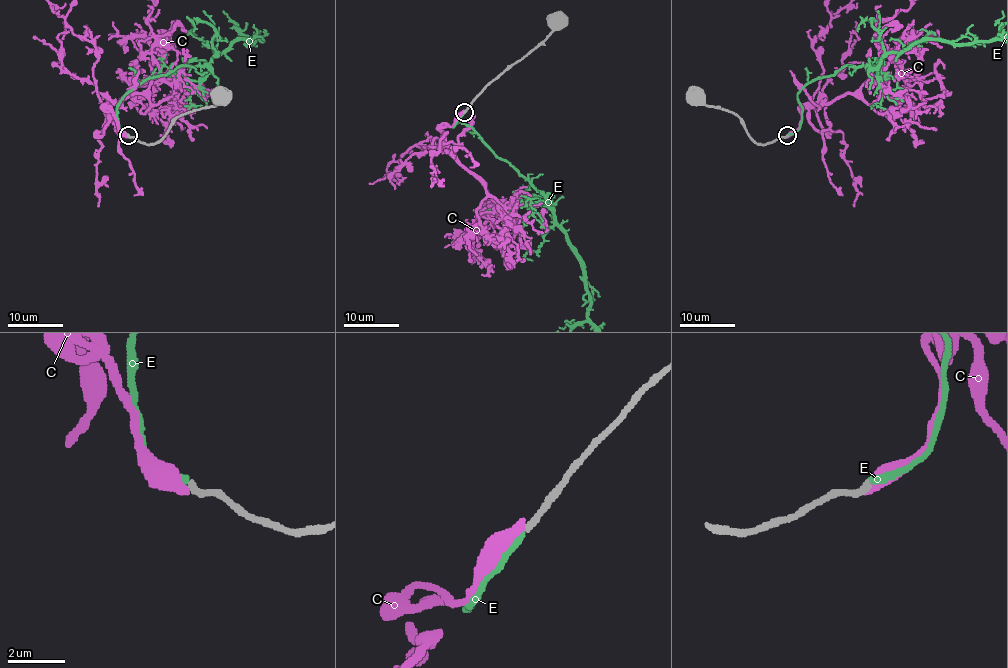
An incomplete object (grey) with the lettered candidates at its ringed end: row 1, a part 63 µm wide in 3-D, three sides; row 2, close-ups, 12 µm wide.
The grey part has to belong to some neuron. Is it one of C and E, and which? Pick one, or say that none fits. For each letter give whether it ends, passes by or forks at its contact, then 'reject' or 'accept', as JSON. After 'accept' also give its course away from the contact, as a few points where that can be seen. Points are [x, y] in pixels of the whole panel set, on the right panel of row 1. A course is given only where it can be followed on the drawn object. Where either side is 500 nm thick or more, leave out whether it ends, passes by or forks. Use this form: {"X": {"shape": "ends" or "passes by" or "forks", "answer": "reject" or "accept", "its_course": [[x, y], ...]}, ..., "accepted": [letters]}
{"C": {"shape": "ends", "answer": "reject"}, "E": {"shape": "ends", "answer": "accept"}, "accepted": ["E"]}

